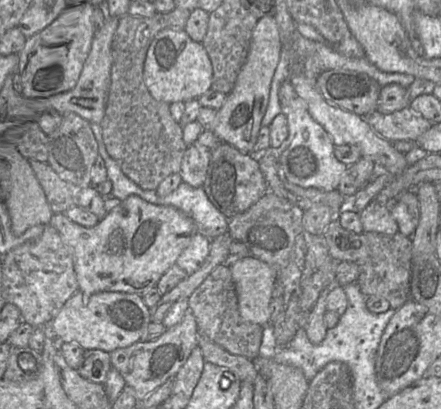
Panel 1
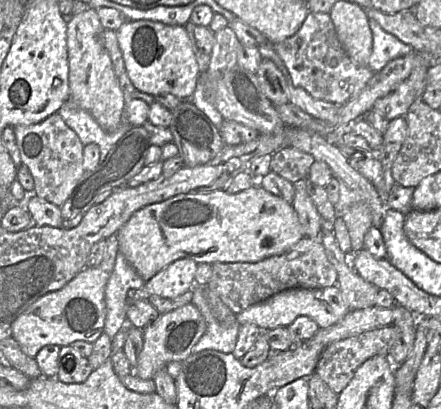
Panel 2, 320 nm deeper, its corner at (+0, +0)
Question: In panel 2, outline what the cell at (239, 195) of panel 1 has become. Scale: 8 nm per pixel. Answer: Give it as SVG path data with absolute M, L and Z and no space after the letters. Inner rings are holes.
M182 100L173 110L169 126L173 143L185 167L208 163L224 148L225 144L213 122L192 102Z

